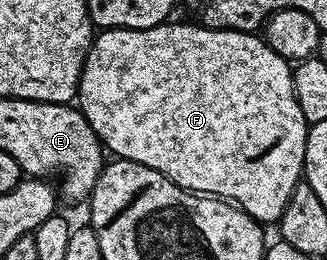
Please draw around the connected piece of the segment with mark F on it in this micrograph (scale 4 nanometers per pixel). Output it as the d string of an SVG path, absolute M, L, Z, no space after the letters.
M166 22L156 24L154 28L107 28L98 31L93 37L93 42L89 46L89 53L85 56L85 65L81 71L81 80L77 83L76 103L79 105L81 113L87 118L87 122L91 126L91 130L101 141L106 149L109 148L114 153L114 157L122 160L130 160L131 162L139 162L143 166L147 166L151 170L159 170L159 174L163 174L171 182L175 182L181 188L190 192L204 194L206 196L215 196L223 200L228 200L242 208L247 215L255 218L262 225L269 226L269 223L280 221L283 210L287 206L289 196L293 193L293 187L302 183L303 169L305 166L305 143L307 142L307 134L309 133L309 125L305 123L303 118L303 110L299 110L299 102L295 98L295 90L293 89L293 68L290 61L283 59L279 54L275 54L275 50L271 50L271 46L266 44L260 35L252 32L236 32L235 30L227 30L226 28L206 28L200 23L197 24L173 24L174 22Z

